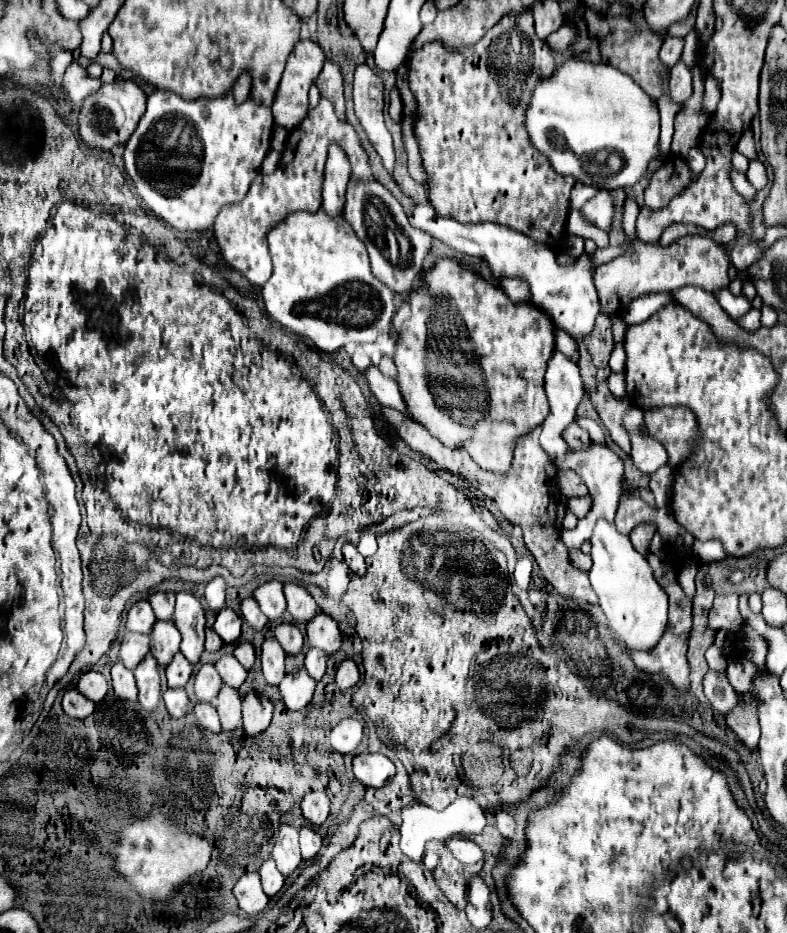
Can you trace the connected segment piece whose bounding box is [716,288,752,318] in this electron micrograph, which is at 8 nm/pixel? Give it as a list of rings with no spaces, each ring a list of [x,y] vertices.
[[[726,288],[726,290],[720,290],[720,294],[718,294],[716,298],[718,298],[720,306],[722,306],[732,318],[742,318],[742,316],[752,308],[752,304],[750,304],[748,298],[744,298],[742,294],[740,294],[740,296],[732,296],[728,288]]]

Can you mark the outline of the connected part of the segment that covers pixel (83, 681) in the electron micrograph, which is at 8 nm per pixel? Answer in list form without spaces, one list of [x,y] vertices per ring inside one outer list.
[[[94,670],[82,674],[80,680],[78,680],[78,684],[76,684],[76,688],[86,698],[90,698],[96,704],[100,704],[106,698],[106,694],[108,694],[108,682],[106,682],[106,678],[100,672],[94,672]]]

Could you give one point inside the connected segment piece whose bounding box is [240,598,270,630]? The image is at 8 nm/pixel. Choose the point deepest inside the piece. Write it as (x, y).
(250, 611)

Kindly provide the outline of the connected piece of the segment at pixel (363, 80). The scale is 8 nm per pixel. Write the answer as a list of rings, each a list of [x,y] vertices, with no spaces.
[[[356,66],[354,70],[354,110],[366,130],[372,146],[380,154],[386,170],[394,170],[394,146],[392,136],[382,118],[382,82],[368,66]]]

